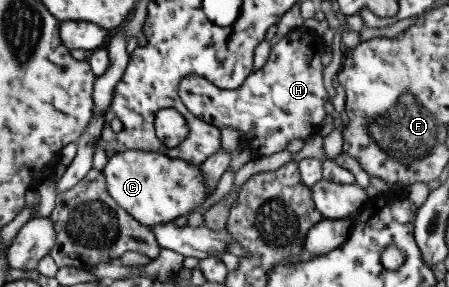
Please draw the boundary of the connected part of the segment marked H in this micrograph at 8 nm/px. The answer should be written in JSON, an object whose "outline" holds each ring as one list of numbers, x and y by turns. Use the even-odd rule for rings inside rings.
{"outline":[[301,32,299,40,289,38,279,39,270,49,269,60,260,70,251,73,243,84,235,90,223,90,215,83,196,74,188,74,179,83,177,97,187,107,193,116,202,119,207,124,218,129,232,126,241,130,240,140,249,144,249,152,253,159,263,156,271,156,275,152,281,152,287,148,289,142,301,138,306,141,319,134,327,116,325,102,330,100,329,94,323,85,323,70,321,55,326,50,326,45,321,36,315,36,315,32]]}

